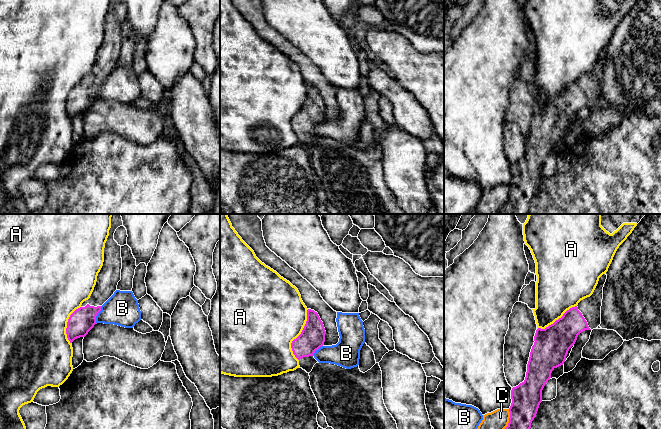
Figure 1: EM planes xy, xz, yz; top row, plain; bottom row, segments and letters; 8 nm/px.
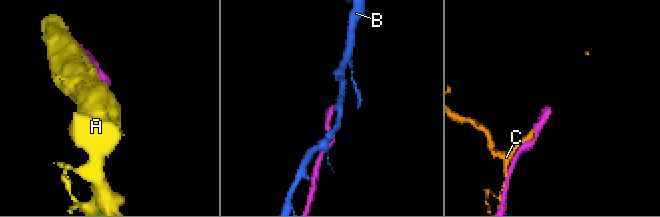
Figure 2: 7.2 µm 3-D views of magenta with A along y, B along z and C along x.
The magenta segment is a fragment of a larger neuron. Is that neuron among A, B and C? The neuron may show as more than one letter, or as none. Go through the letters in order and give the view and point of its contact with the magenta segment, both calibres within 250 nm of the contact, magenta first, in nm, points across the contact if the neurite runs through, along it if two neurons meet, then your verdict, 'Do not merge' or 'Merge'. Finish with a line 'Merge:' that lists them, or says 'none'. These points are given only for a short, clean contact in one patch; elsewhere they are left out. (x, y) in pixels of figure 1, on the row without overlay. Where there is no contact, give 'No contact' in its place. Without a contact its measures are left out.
A: Touches magenta at xz (299, 111). Thickness 200 nm (magenta) against 480 nm. Do not merge
B: Touches magenta at xy (96, 91). Thickness 200 nm (magenta) against 260 nm. Do not merge
C: Touches magenta at yz (508, 199). Thickness 240 nm (magenta) against 180 nm. Do not merge
Merge: none

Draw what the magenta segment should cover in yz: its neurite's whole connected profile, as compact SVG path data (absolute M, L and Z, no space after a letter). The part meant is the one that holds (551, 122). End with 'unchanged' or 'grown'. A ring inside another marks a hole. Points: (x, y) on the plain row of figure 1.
M605 49L599 54L590 73L581 76L545 105L536 106L525 156L511 166L508 202L496 214L528 213L531 199L542 178L542 166L550 156L552 147L564 140L569 125L581 108L596 105L601 100L606 55Z | grown

